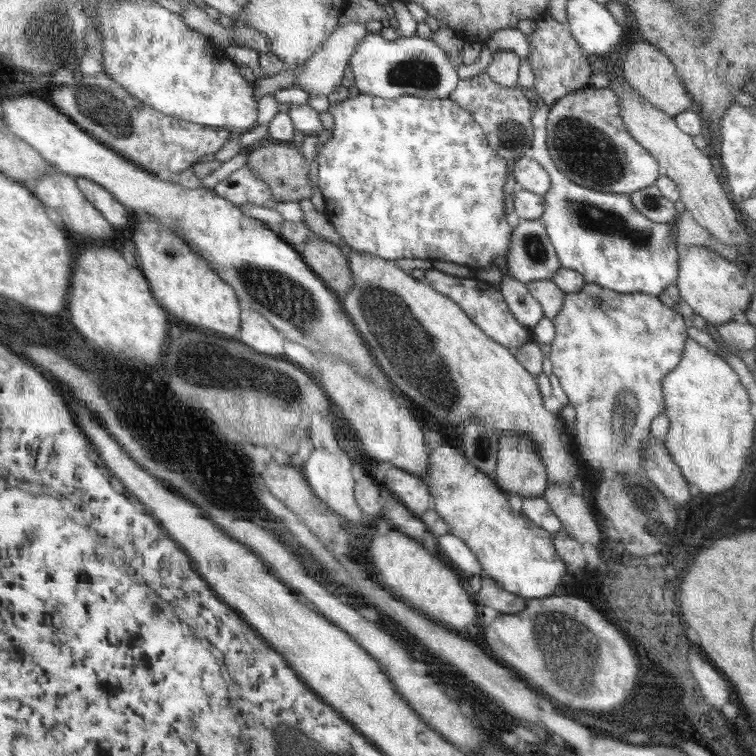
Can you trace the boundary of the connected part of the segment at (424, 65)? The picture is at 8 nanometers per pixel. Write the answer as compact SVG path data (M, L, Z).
M369 32L355 47L349 65L360 93L389 99L404 95L446 99L458 88L461 79L452 58L432 40L416 34L400 33L399 38L388 42L380 33Z

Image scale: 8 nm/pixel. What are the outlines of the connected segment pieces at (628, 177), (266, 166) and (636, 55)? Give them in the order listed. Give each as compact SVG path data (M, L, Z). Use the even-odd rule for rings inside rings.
M583 87L570 92L551 106L547 120L547 147L551 157L556 166L580 186L630 196L637 190L654 185L661 175L659 161L645 147L640 146L640 143L636 142L636 139L632 138L630 131L627 130L627 124L624 124L623 120L620 98L609 87Z
M274 142L268 146L248 150L247 154L247 166L254 167L255 174L259 174L259 178L274 190L277 202L294 202L311 198L313 190L308 178L309 166L299 147L295 147L292 143Z
M642 40L642 42L632 42L628 46L626 60L624 60L625 69L622 70L623 76L631 83L634 90L639 91L645 99L648 99L648 102L673 119L692 106L687 87L680 84L679 76L676 76L677 72L674 72L674 65L675 63L668 59L668 56L664 55L658 47Z

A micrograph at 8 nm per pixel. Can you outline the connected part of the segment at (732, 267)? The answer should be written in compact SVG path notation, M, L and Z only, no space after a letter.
M679 246L678 276L675 284L681 297L693 308L694 314L699 314L708 323L723 325L736 321L746 323L744 311L750 304L752 294L744 288L744 272L734 264L734 261L716 254L715 250L705 246Z

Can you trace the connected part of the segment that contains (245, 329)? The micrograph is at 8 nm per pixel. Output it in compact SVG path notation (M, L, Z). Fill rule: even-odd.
M248 306L242 309L239 338L240 342L251 346L260 354L284 357L285 337L270 324L265 316Z

